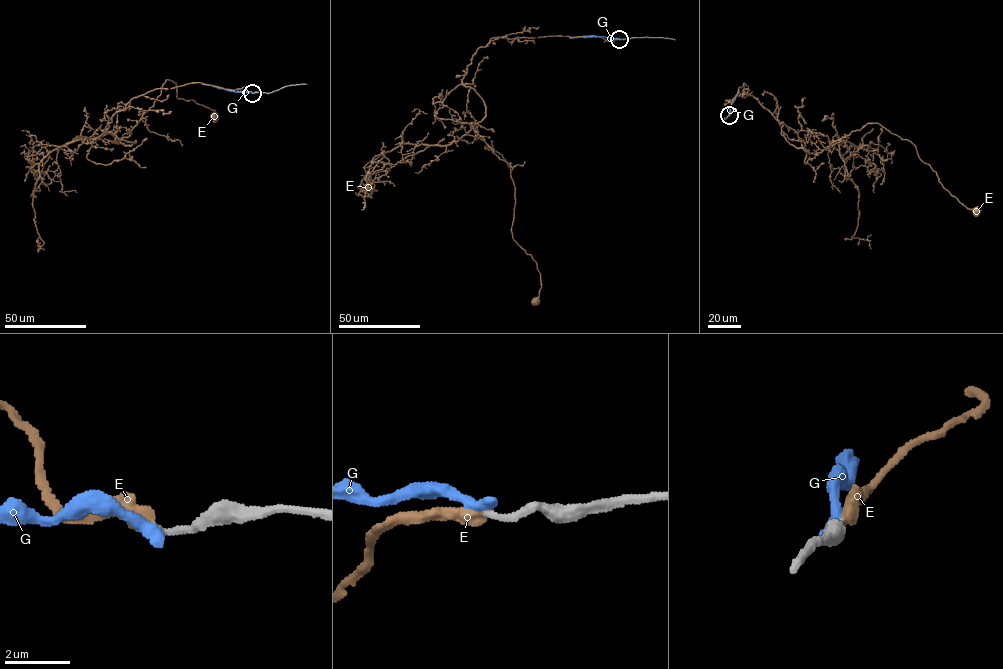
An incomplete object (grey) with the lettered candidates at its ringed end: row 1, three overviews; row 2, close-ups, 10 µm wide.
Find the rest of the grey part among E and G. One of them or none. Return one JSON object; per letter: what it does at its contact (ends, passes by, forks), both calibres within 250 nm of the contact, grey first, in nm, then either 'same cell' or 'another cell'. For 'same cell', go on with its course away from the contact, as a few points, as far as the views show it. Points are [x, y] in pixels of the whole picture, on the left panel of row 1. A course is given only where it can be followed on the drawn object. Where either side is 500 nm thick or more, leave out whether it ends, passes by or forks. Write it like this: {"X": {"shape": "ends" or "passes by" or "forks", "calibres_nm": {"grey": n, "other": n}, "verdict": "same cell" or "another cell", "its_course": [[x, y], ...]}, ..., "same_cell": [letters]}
{"E": {"shape": "ends", "calibres_nm": {"grey": 220, "other": 480}, "verdict": "same cell", "its_course": [[252, 93], [155, 88], [106, 132], [135, 142], [121, 139], [166, 79], [215, 117]]}, "G": {"shape": "ends", "calibres_nm": {"grey": 240, "other": 400}, "verdict": "another cell"}, "same_cell": ["E"]}

